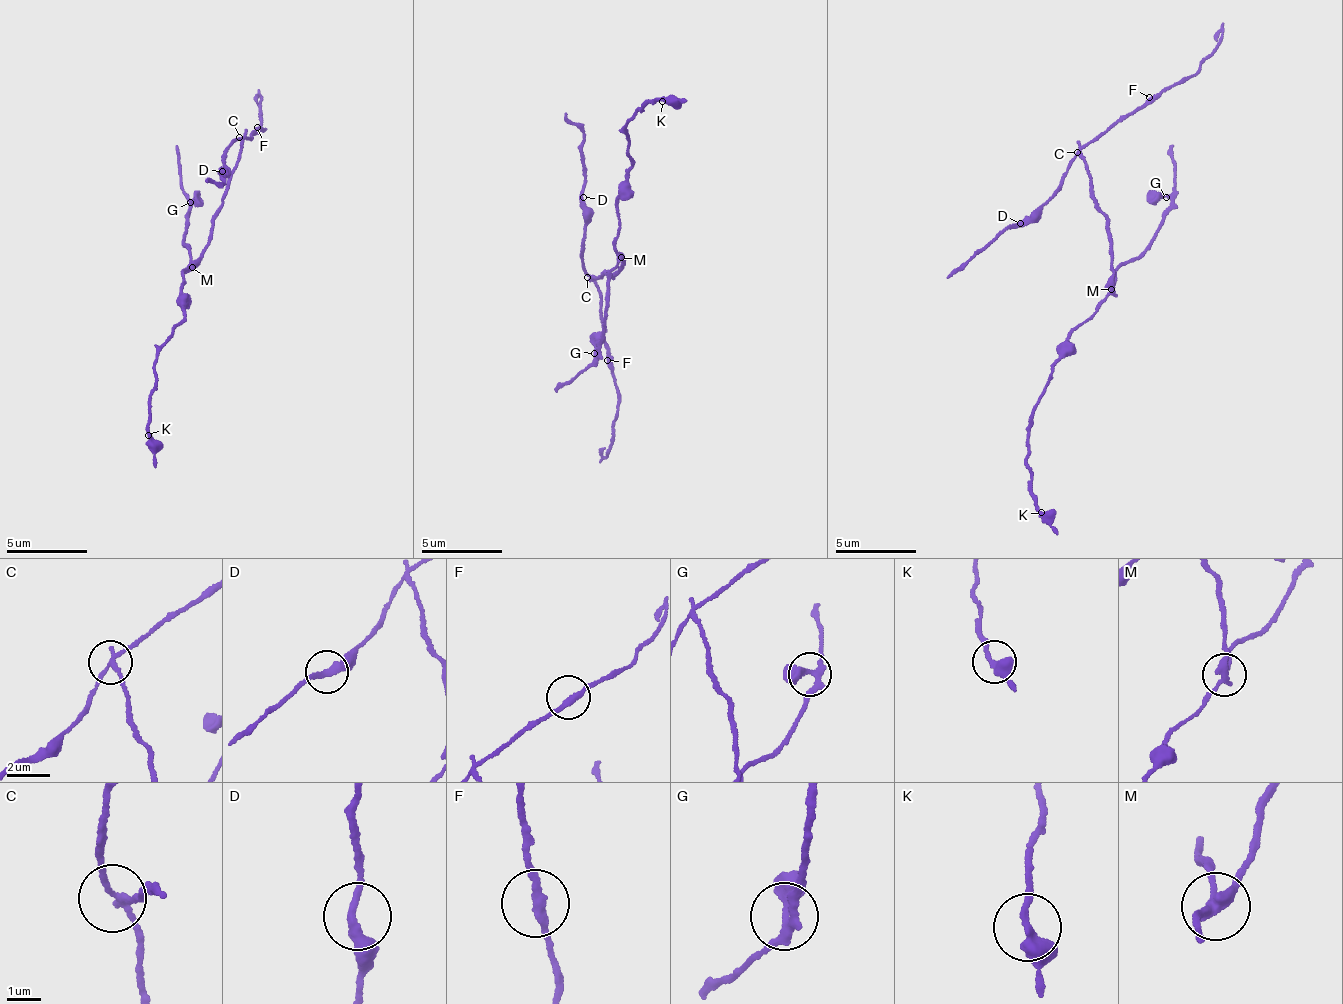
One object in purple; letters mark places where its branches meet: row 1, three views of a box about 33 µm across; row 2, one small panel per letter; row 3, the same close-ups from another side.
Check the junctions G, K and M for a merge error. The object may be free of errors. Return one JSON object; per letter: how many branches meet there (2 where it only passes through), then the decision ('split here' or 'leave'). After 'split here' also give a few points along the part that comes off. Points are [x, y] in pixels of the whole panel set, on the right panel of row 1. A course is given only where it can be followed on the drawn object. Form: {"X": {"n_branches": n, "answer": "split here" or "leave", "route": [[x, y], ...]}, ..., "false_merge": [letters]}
{"G": {"n_branches": 3, "answer": "leave"}, "K": {"n_branches": 3, "answer": "leave"}, "M": {"n_branches": 3, "answer": "split here", "route": [[1112, 288], [1108, 233], [1085, 149], [1184, 81], [1215, 50], [1222, 24]]}, "false_merge": ["M"]}

